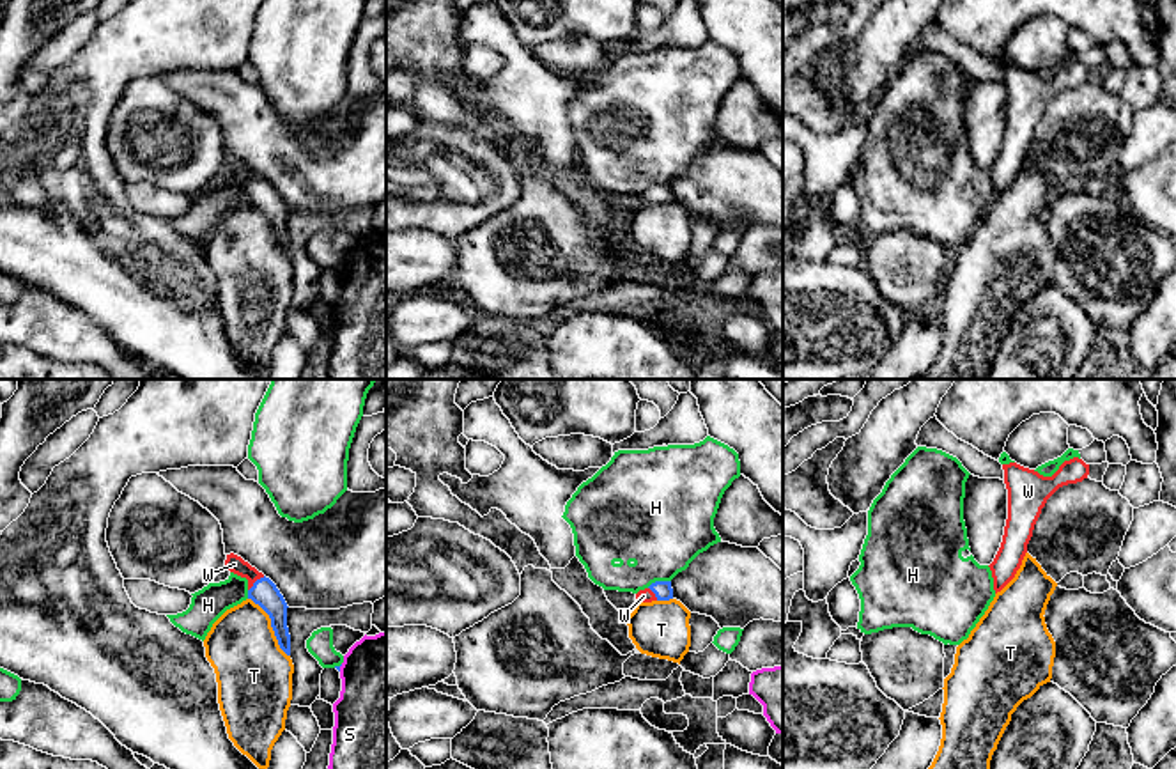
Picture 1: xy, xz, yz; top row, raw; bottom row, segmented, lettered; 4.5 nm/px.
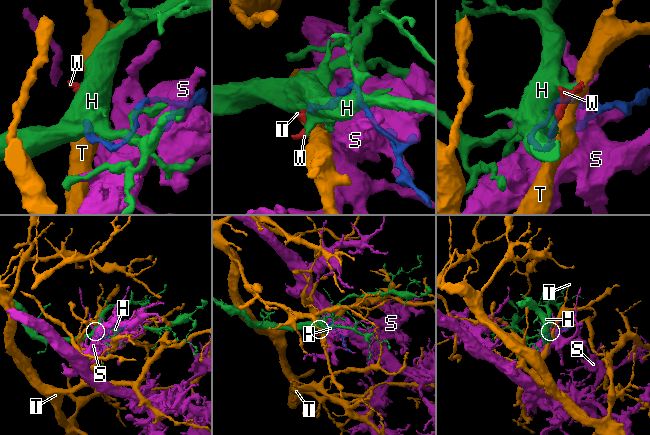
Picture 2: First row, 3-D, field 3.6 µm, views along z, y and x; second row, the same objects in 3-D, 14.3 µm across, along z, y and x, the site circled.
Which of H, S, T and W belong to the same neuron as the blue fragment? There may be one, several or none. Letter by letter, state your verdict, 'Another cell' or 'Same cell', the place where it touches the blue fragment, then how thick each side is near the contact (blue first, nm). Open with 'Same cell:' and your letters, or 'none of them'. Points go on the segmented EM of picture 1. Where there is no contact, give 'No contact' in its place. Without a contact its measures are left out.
Same cell: W
H: Another cell. Touches blue at xz (657, 582). Thickness 90 nm (blue) against 400 nm
S: Another cell. Touches blue at xy (339, 668). Thickness 20 nm (blue) against 400 nm
T: Another cell. Touches blue at xy (271, 626). Thickness 120 nm (blue) against 340 nm
W: Same cell. Touches blue at xy (255, 582). Thickness 120 nm (blue) against 80 nm

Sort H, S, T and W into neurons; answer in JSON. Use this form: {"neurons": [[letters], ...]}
{"neurons": [["H"], ["S"], ["T"], ["W"]]}

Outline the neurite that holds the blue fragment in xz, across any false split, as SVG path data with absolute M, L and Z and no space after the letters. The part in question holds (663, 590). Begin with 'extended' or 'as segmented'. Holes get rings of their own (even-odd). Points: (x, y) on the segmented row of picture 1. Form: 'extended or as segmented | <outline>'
extended | M655 581L648 588L639 590L636 594L638 602L669 601L669 599L673 599L671 581Z

